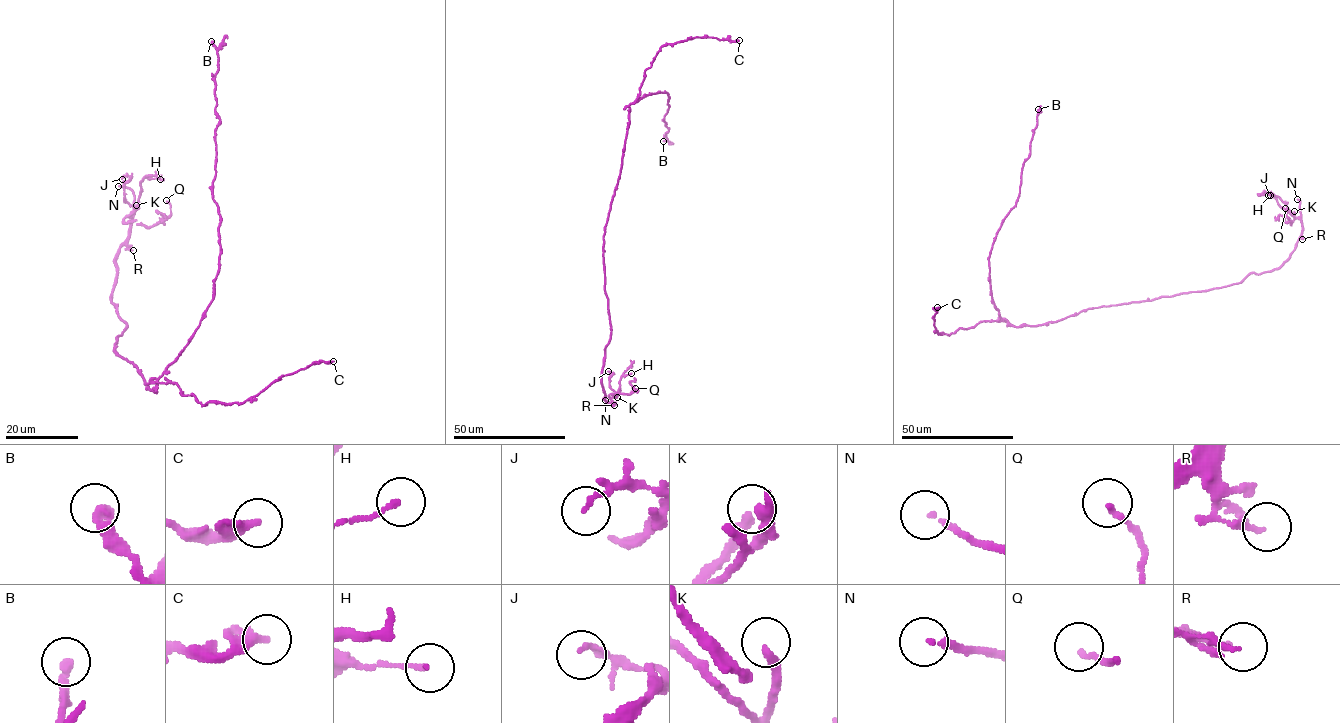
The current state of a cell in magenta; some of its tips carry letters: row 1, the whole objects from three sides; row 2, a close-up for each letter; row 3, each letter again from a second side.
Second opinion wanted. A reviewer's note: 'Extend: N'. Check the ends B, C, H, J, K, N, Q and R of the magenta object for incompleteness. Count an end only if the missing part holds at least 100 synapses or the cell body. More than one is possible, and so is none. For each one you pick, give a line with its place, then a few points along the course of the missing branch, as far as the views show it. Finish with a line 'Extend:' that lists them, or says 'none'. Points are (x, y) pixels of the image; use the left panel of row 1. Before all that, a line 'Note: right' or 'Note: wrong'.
Note: right
N: place (118, 186); course (118, 186), (128, 174), (138, 171)
Extend: N

